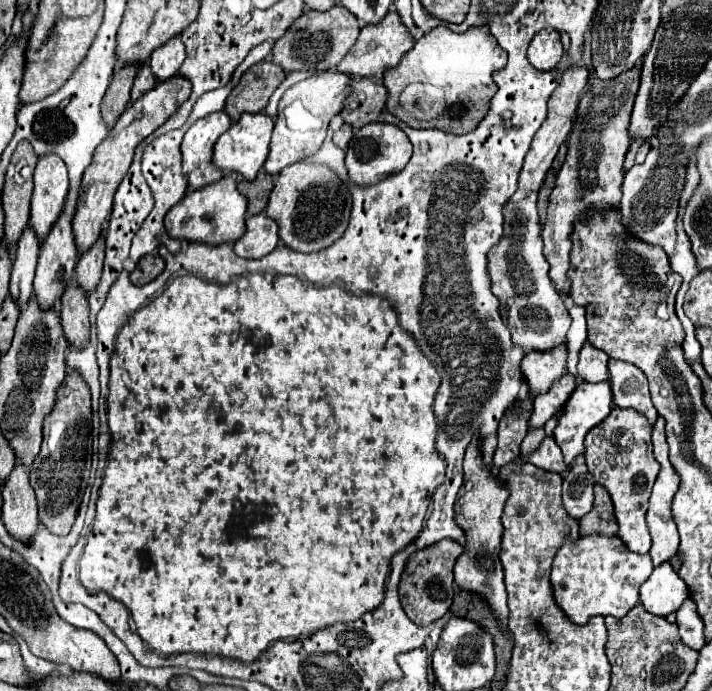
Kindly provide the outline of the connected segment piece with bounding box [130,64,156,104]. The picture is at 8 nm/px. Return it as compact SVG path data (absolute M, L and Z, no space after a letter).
M142 64L136 78L134 78L134 86L132 86L132 92L130 92L130 104L136 102L142 94L146 94L148 90L152 90L156 86L156 78L152 76L150 72L150 66L148 64Z

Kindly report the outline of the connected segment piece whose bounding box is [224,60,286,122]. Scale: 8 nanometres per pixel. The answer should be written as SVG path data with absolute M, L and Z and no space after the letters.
M270 60L254 64L244 72L240 82L234 86L232 94L226 100L224 112L232 122L240 118L242 112L260 112L264 110L272 92L286 78L286 72Z

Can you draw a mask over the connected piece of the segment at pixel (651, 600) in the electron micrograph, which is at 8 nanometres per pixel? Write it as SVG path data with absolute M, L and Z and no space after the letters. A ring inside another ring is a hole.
M668 560L656 566L652 576L640 586L640 602L656 616L668 616L678 610L688 594L688 586Z

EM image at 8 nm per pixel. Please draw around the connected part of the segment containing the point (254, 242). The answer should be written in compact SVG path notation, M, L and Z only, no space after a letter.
M264 212L246 220L246 232L234 242L234 252L242 258L262 258L278 244L278 226Z

